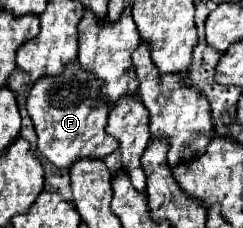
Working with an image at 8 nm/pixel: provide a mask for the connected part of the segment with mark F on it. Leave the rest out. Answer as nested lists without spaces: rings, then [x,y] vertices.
[[[77,59],[75,63],[67,63],[65,71],[55,75],[55,79],[39,79],[33,85],[27,97],[27,111],[39,137],[39,151],[55,167],[69,169],[81,157],[105,159],[119,147],[105,131],[109,107],[107,103],[95,103],[95,95],[99,95],[99,79],[83,71]]]

